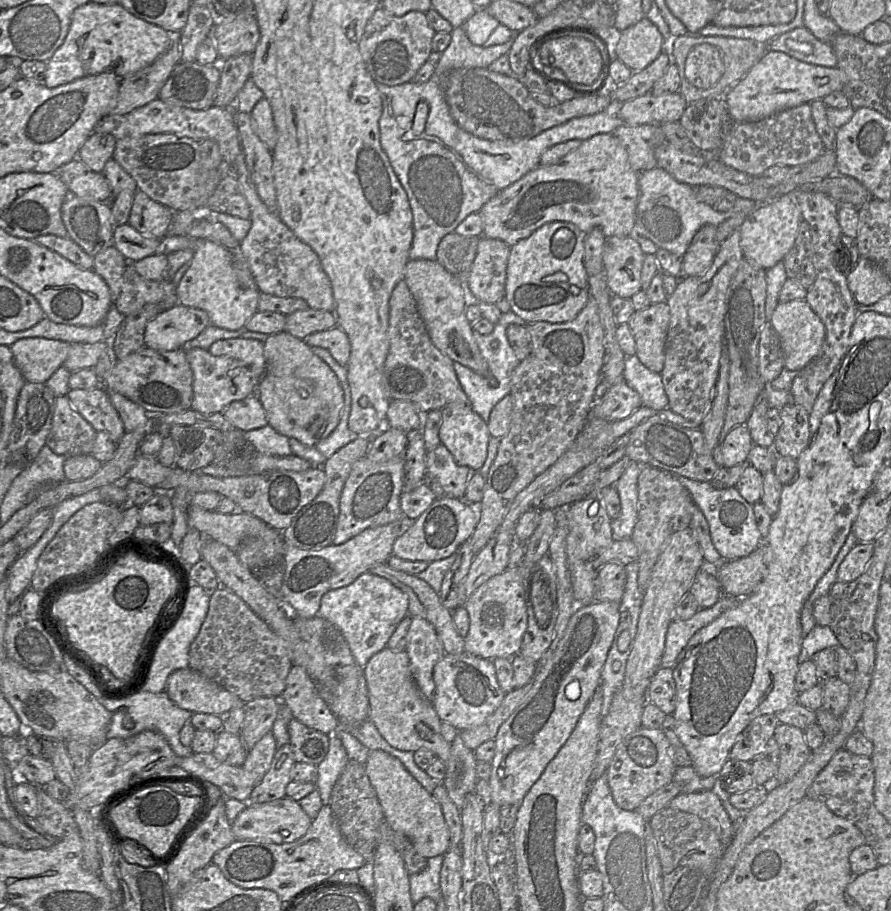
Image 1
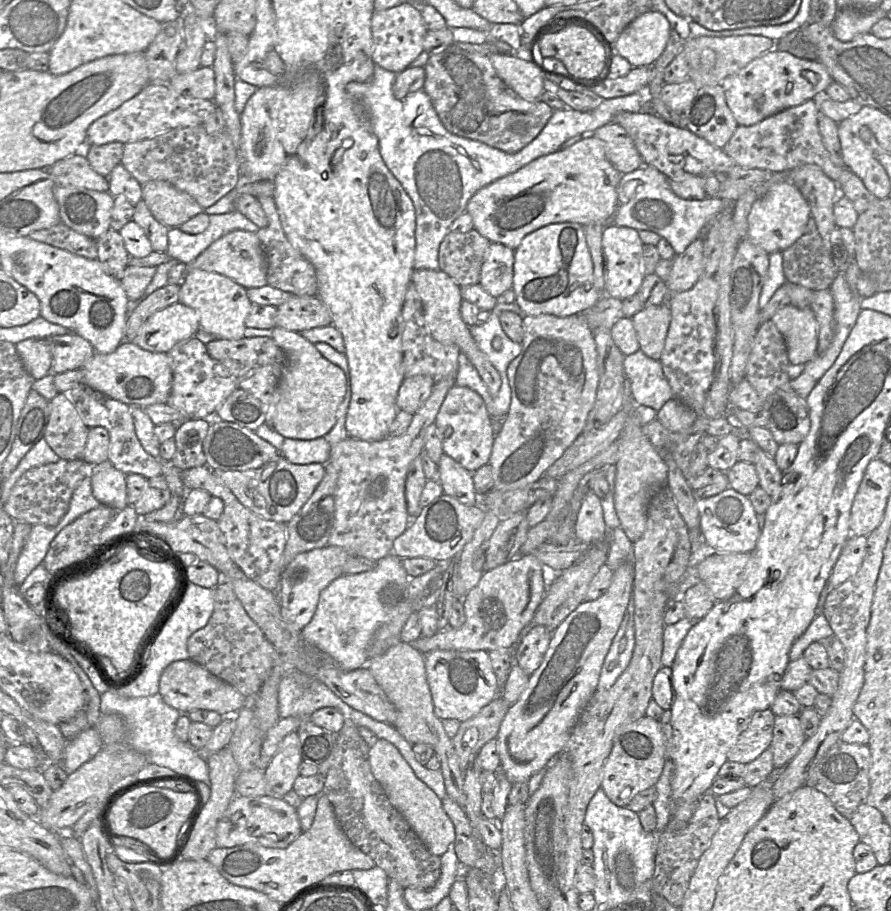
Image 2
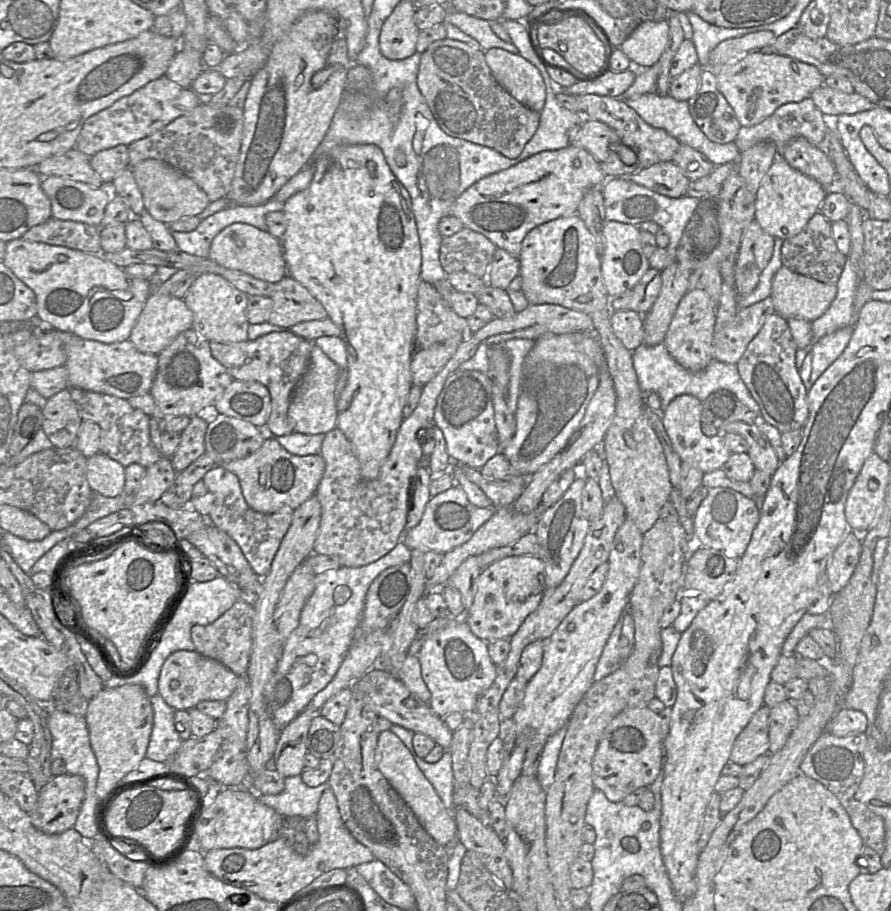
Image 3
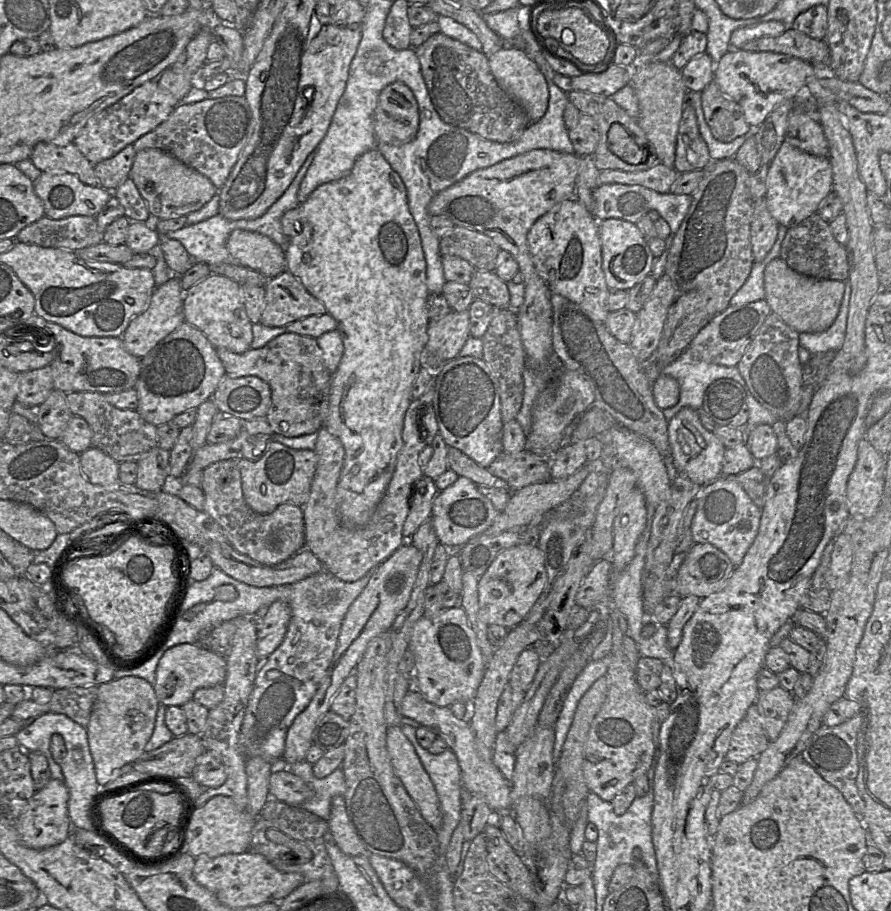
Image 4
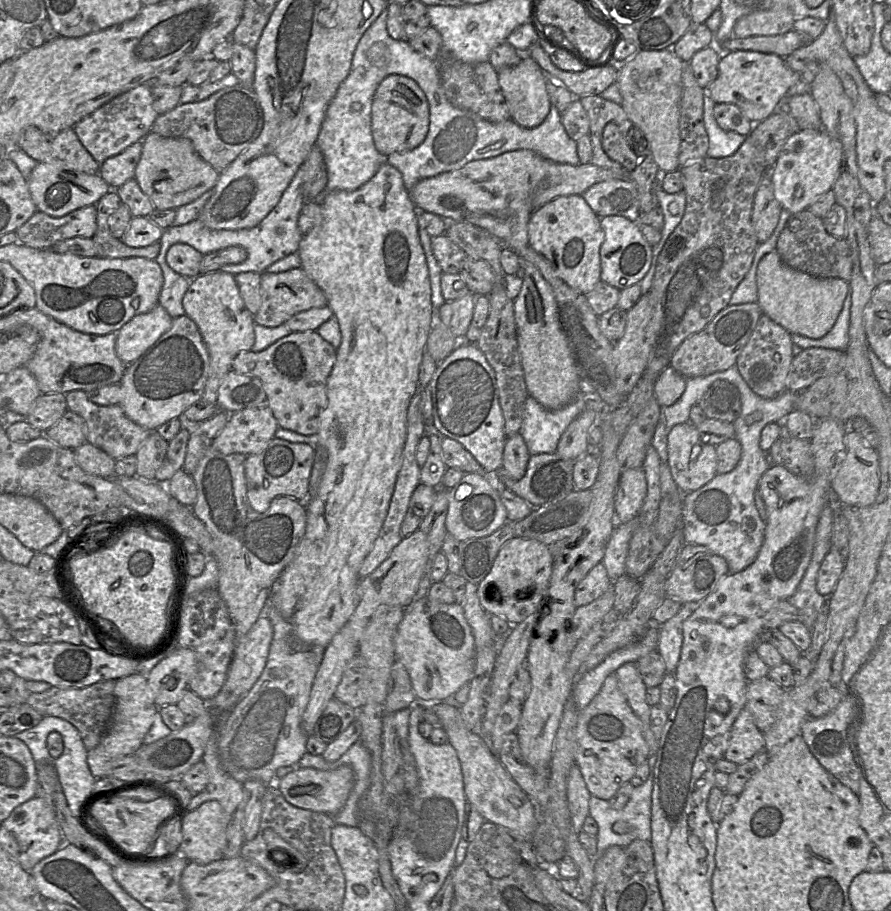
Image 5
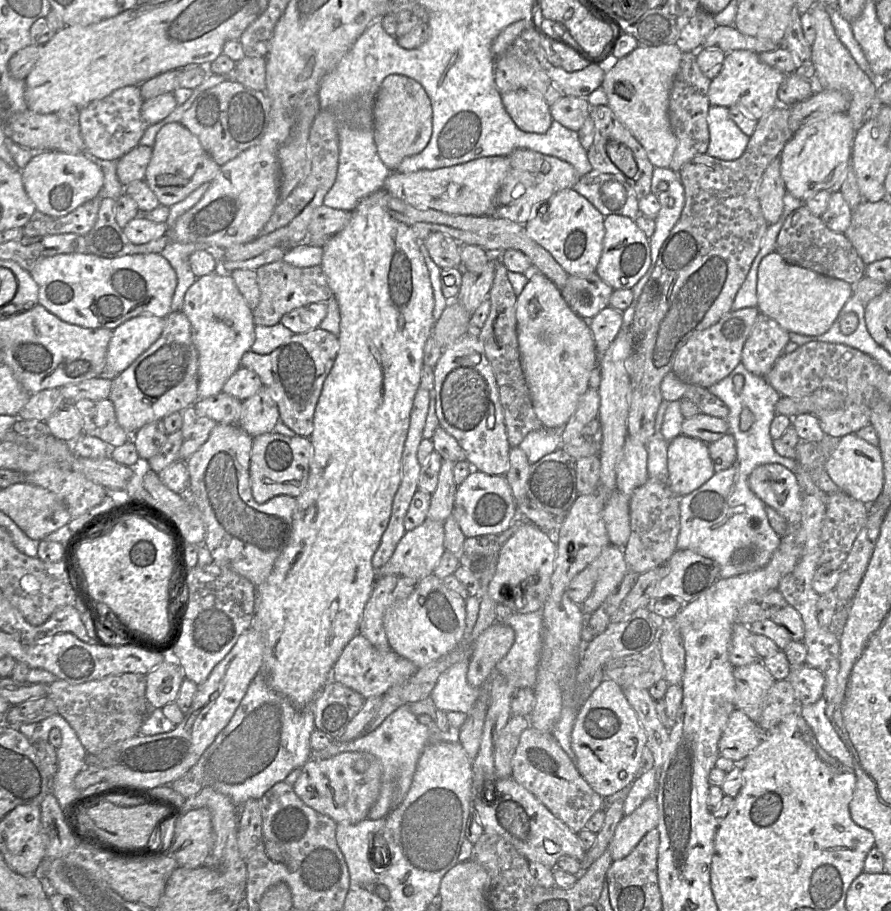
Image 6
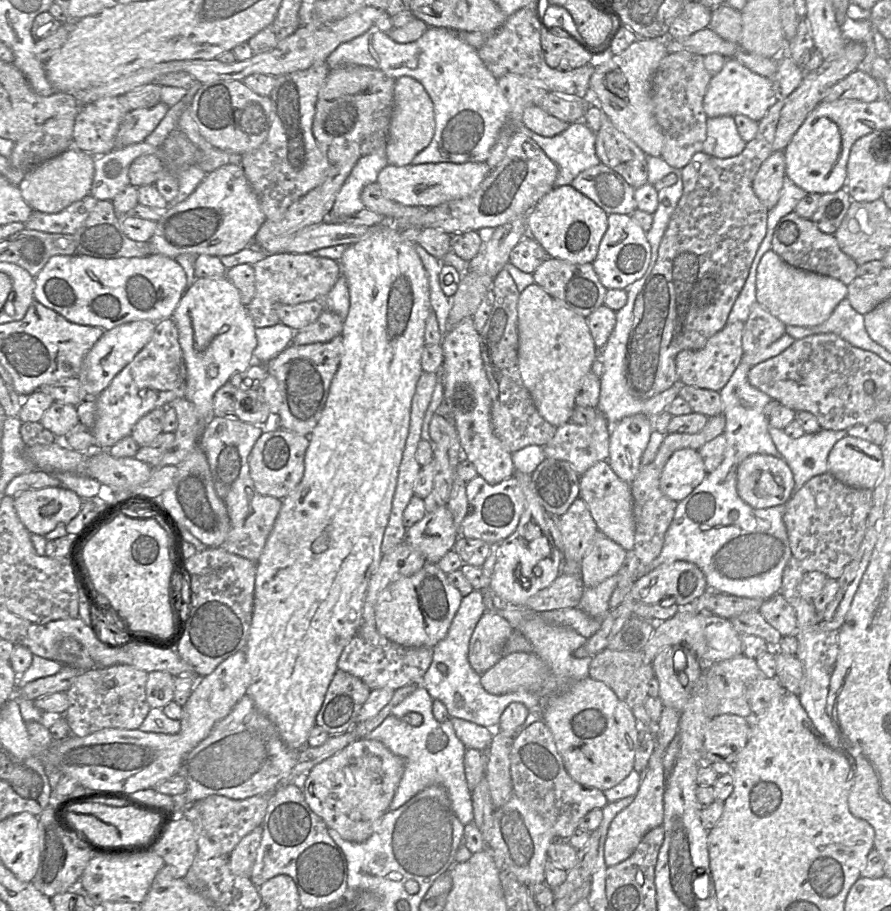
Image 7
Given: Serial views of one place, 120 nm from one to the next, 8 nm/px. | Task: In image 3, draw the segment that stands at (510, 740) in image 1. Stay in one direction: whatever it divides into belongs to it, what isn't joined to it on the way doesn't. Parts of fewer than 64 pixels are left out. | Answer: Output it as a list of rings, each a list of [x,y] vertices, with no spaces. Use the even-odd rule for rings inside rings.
[[[626,518],[616,531],[607,562],[609,570],[601,590],[591,599],[579,602],[545,642],[542,665],[527,683],[525,696],[512,717],[520,744],[525,744],[527,748],[533,744],[545,744],[550,736],[568,724],[575,707],[595,682],[594,673],[598,660],[614,626],[629,606],[632,590],[639,576],[642,540],[643,534],[638,527]]]

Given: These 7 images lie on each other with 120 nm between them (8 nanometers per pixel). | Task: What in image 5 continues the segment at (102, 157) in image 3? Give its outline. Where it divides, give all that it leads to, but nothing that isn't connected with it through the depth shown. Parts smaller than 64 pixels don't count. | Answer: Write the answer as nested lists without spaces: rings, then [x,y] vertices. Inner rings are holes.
[[[136,141],[121,153],[107,158],[100,164],[99,175],[111,189],[117,189],[135,178],[135,169],[142,153],[142,142]]]

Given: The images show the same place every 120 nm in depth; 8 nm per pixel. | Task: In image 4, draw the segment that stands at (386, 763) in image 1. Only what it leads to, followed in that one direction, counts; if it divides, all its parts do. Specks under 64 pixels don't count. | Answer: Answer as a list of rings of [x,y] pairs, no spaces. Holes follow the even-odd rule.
[[[400,726],[387,728],[386,746],[395,774],[425,821],[434,830],[438,830],[442,824],[442,812],[437,793],[413,745]]]

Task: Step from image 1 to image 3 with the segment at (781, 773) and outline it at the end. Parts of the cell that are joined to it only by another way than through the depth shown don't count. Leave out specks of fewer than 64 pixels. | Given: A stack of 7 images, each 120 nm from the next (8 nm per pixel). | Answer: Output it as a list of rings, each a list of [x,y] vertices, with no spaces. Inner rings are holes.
[[[789,699],[778,703],[770,709],[770,754],[775,754],[784,747],[791,733],[798,725],[799,719],[795,704]]]

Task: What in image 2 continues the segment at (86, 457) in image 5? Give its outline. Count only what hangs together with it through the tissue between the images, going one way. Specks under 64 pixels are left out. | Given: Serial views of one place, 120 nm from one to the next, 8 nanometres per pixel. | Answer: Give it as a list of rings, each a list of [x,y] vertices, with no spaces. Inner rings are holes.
[[[112,464],[92,467],[90,475],[93,496],[103,505],[115,510],[128,506],[126,474]]]

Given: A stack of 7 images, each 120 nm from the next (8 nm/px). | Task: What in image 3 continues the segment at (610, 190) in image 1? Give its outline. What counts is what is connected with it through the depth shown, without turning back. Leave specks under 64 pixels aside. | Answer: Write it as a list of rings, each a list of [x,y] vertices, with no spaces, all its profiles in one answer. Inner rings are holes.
[[[573,144],[536,153],[472,184],[457,198],[450,215],[519,260],[522,241],[531,229],[577,213],[586,191],[593,186],[603,186],[608,177],[601,170],[600,163],[587,150]]]

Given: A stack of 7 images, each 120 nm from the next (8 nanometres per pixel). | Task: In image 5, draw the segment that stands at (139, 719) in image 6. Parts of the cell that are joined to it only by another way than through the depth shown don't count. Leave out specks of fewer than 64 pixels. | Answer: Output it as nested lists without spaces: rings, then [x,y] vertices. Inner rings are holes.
[[[100,681],[80,689],[51,686],[45,692],[30,694],[26,703],[43,717],[53,716],[71,723],[79,731],[83,744],[89,751],[100,743],[109,727],[115,705],[114,687],[116,681]]]

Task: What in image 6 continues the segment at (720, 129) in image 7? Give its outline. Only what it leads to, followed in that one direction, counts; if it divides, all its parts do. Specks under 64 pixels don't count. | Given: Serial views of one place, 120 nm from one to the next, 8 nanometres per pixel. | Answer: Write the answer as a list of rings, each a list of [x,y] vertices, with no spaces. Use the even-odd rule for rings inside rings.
[[[710,106],[706,120],[709,130],[706,154],[723,161],[738,159],[743,154],[749,137],[728,118],[728,108]]]

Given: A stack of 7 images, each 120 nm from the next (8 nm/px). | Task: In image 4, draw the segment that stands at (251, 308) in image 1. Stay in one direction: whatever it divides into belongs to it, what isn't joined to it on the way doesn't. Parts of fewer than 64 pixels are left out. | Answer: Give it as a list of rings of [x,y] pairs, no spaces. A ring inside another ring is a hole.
[[[209,274],[184,293],[185,321],[198,328],[216,347],[224,347],[235,353],[251,348],[252,326],[244,304],[241,285],[222,275]]]

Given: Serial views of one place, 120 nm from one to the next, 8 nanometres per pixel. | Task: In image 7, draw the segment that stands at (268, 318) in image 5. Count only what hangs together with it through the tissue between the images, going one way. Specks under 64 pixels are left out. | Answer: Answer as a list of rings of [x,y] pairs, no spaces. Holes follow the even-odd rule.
[[[310,253],[267,254],[252,267],[255,275],[255,294],[246,307],[256,328],[273,326],[280,322],[274,309],[276,303],[296,305],[324,299],[341,275],[339,262]]]

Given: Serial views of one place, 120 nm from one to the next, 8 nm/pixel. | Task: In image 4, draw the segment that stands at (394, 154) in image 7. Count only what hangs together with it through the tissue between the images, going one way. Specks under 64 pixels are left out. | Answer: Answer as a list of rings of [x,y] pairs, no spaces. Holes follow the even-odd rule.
[[[396,81],[381,91],[375,110],[377,142],[405,144],[416,136],[419,122],[418,103],[407,85]]]

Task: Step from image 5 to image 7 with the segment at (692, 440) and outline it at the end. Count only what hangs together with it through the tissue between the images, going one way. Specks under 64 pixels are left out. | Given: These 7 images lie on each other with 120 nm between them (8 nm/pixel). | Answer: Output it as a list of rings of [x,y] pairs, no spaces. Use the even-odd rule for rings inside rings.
[[[684,448],[672,454],[661,476],[660,489],[675,502],[685,499],[707,476],[698,450]]]

